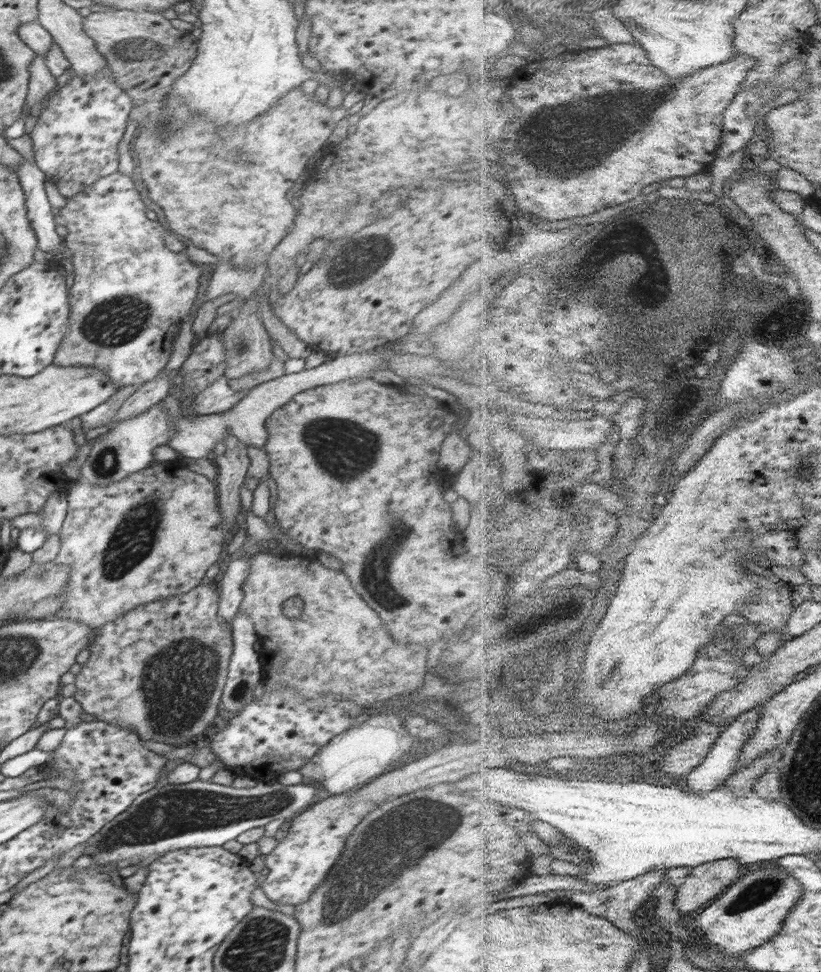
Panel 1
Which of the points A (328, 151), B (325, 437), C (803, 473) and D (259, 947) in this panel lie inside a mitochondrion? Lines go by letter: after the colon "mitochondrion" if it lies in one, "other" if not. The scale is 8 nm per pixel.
A: other
B: mitochondrion
C: mitochondrion
D: mitochondrion

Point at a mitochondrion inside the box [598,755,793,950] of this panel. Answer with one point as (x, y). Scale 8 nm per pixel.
(760, 890)

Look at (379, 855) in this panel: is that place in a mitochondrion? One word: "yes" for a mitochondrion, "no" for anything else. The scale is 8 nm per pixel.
yes

